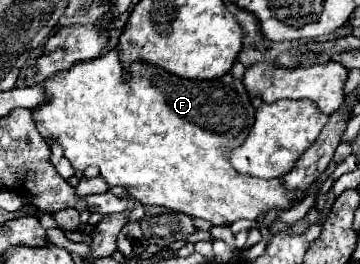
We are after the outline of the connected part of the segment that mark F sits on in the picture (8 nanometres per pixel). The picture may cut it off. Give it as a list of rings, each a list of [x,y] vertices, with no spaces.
[[[117,49],[97,57],[97,59],[91,59],[91,61],[81,61],[77,65],[73,65],[73,69],[67,69],[65,73],[59,73],[57,77],[51,77],[49,81],[45,81],[45,91],[51,95],[49,103],[37,107],[37,111],[33,111],[33,119],[37,123],[37,129],[41,135],[45,137],[53,137],[63,149],[65,149],[65,157],[71,161],[71,165],[75,169],[87,169],[91,165],[99,167],[101,169],[101,177],[109,183],[109,185],[121,185],[129,191],[129,195],[145,205],[161,205],[161,207],[167,207],[167,209],[173,209],[173,211],[179,211],[179,213],[185,213],[189,217],[201,217],[213,225],[231,225],[239,219],[249,219],[249,221],[257,221],[259,217],[263,217],[265,213],[273,211],[273,209],[291,209],[297,201],[301,201],[307,193],[301,191],[301,189],[285,189],[283,181],[281,179],[257,179],[257,177],[251,177],[251,175],[241,175],[237,173],[231,163],[229,163],[229,155],[235,147],[239,147],[245,137],[249,135],[249,129],[253,127],[253,121],[255,121],[255,109],[251,105],[251,99],[249,99],[249,93],[245,89],[245,85],[235,79],[233,75],[223,75],[221,79],[215,79],[215,81],[185,81],[185,79],[179,79],[171,73],[167,73],[165,69],[157,69],[155,65],[143,65],[141,61],[135,61],[131,63],[131,73],[133,77],[129,81],[123,81],[123,63],[119,61],[119,53]]]

